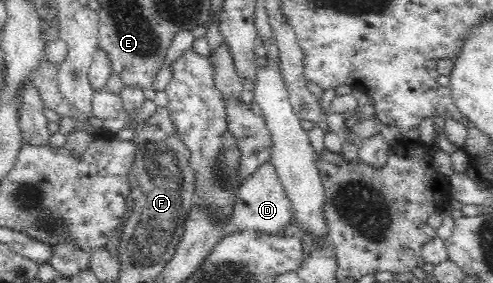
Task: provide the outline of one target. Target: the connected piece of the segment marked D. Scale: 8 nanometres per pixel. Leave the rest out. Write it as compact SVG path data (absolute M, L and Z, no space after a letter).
M265 161L245 179L236 191L236 201L231 217L232 228L239 229L241 232L264 232L264 235L274 236L290 223L291 202L274 165L270 161Z

